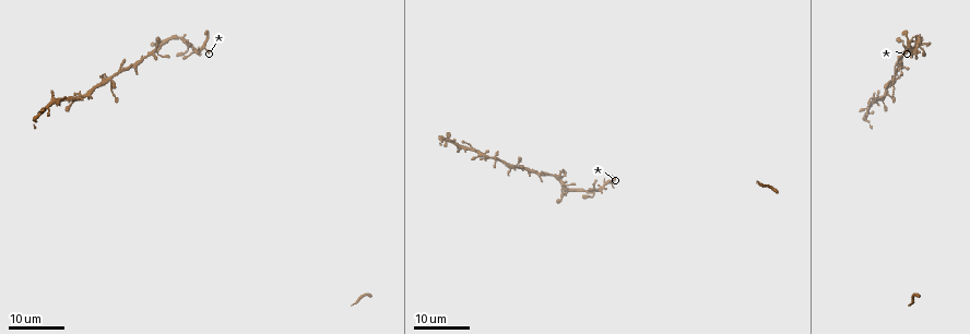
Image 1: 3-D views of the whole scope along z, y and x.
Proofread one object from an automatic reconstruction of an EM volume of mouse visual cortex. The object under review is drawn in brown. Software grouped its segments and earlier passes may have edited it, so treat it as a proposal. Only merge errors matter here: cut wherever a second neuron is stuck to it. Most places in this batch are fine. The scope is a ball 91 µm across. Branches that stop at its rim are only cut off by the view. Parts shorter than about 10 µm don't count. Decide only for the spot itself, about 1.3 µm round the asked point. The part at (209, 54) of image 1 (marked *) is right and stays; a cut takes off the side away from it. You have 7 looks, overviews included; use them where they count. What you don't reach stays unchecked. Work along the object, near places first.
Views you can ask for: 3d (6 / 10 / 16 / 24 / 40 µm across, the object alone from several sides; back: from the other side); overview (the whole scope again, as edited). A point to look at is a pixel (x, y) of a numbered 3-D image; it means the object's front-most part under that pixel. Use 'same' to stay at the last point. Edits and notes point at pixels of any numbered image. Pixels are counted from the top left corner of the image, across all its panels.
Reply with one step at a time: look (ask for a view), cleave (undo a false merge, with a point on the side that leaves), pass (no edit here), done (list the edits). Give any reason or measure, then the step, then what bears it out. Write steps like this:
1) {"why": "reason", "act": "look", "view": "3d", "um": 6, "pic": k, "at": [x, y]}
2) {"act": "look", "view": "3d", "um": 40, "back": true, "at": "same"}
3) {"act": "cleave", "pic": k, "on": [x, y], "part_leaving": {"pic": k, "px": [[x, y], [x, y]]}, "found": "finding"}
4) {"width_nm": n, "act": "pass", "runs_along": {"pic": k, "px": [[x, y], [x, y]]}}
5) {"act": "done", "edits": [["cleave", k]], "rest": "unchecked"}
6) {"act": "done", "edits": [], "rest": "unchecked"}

{"act": "look", "view": "3d", "um": 24, "pic": 1, "at": [910, 48]}

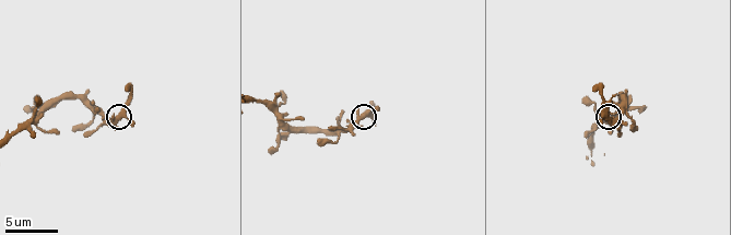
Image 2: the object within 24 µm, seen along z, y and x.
{"act": "look", "view": "3d", "um": 6, "pic": 2, "at": [121, 116]}

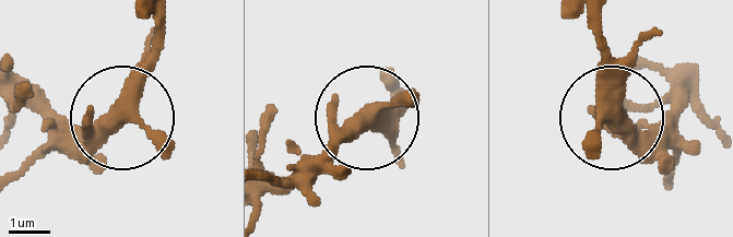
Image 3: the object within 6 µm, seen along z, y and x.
{"arms": 3, "act": "pass", "runs_along": {"pic": 3, "px": [[167, 156], [119, 118], [49, 135]]}, "found": "one neuron here"}

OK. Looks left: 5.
{"why": "two arms in line, one across", "act": "look", "view": "3d", "um": 16, "pic": 2, "at": [327, 133]}

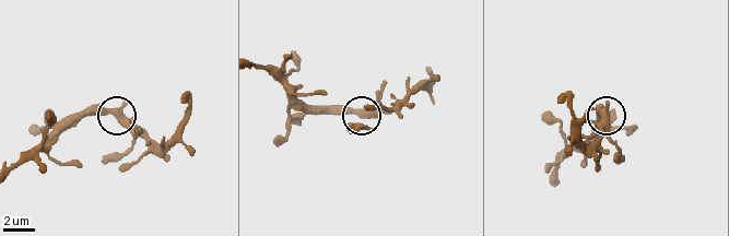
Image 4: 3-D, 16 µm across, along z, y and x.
{"arms": 3, "act": "pass", "found": "one neuron here"}

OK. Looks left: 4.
{"why": "a narrow waist", "act": "look", "view": "3d", "um": 24, "pic": 1, "at": [95, 87]}

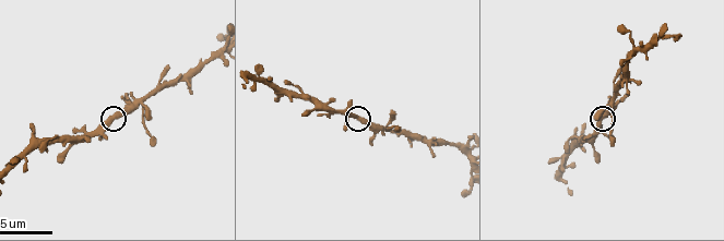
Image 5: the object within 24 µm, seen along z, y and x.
{"act": "look", "view": "3d", "um": 6, "pic": 5, "at": [113, 116]}

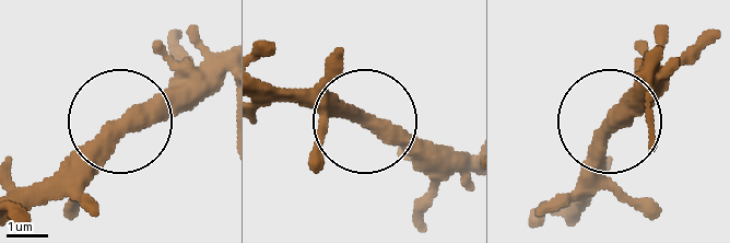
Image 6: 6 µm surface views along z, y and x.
{"act": "pass", "runs_along": {"pic": 6, "px": [[659, 51], [610, 118], [586, 198]]}, "found": "one neuron here"}

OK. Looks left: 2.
{"act": "done", "edits": [], "rest": "unchecked"}

